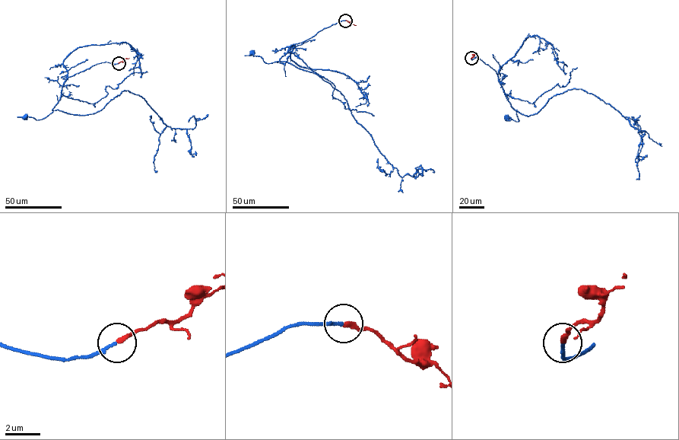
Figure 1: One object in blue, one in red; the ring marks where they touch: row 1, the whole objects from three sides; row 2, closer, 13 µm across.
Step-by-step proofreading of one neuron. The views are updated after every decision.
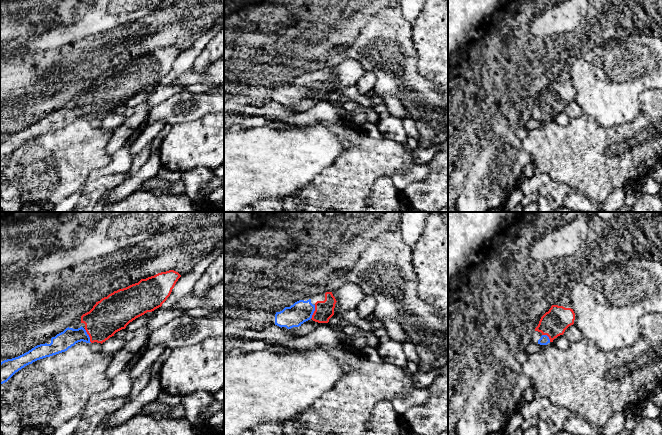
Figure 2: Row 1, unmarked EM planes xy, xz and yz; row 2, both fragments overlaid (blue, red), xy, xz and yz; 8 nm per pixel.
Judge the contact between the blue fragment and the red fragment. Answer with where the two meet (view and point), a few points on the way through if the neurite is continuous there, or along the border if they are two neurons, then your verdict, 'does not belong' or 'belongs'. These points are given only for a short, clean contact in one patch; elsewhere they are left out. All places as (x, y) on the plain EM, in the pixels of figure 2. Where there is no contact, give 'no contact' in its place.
contact xy (88, 112); way xy (69, 113), (88, 112), (109, 91); belongs

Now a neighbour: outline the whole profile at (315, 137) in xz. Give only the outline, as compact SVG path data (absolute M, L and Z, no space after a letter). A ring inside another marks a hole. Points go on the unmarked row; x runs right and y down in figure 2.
M321 121L315 122L310 127L304 127L302 129L292 128L288 131L277 131L263 127L253 127L248 129L233 129L232 127L224 128L224 212L242 212L242 209L246 206L251 206L255 201L275 198L282 200L288 196L295 195L299 190L307 186L317 175L323 170L332 165L335 160L346 149L342 140L332 133L328 126L323 125Z

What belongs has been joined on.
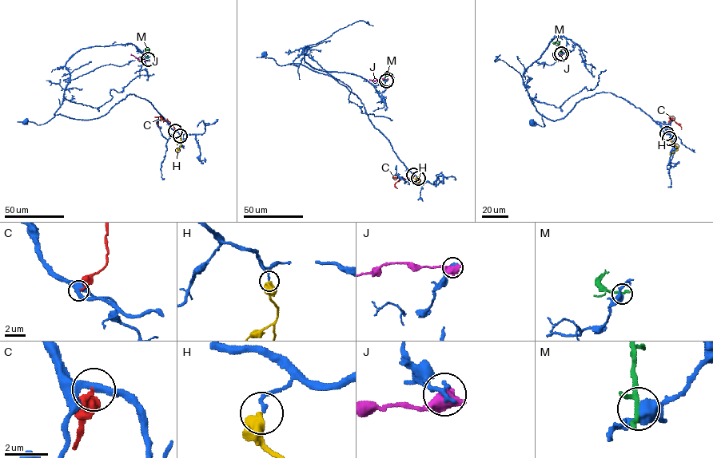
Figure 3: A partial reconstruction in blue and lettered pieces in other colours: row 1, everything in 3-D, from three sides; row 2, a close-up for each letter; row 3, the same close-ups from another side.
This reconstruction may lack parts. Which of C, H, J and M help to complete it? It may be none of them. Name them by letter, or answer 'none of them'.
H

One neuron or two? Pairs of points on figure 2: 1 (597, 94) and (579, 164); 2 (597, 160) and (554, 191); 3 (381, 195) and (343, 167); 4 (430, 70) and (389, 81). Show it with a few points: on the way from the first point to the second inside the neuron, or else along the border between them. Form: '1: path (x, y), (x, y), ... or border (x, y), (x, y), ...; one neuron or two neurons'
1: border (584, 113), (592, 116), (602, 126), (613, 126); two neurons
2: border (550, 179), (564, 183), (570, 189); two neurons
3: border (390, 176), (380, 176), (365, 201); two neurons
4: border (415, 53), (417, 71), (429, 79), (436, 89); two neurons

